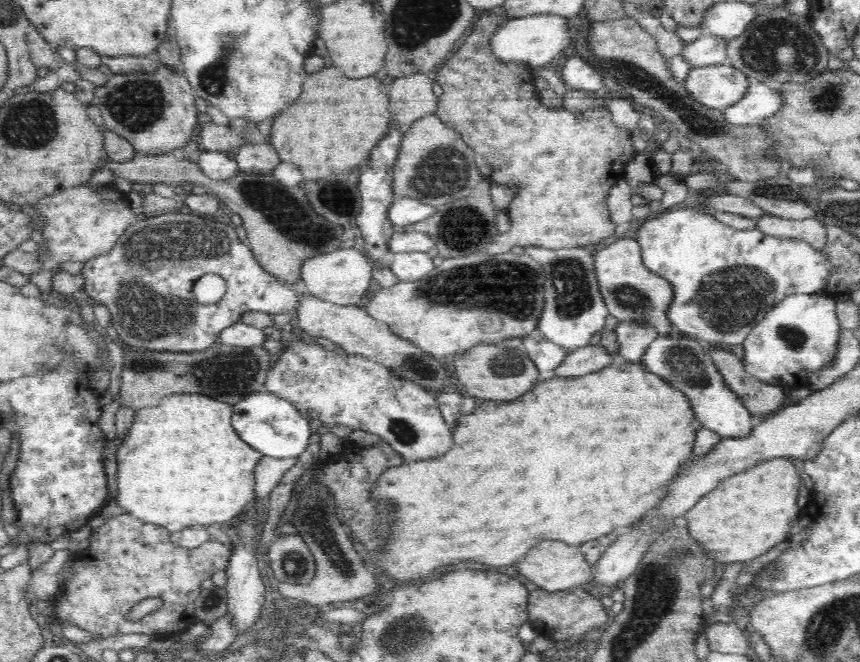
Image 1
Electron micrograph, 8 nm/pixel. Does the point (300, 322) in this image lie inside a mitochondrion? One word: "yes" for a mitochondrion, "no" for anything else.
no

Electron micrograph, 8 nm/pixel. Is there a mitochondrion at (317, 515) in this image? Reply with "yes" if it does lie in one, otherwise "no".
yes

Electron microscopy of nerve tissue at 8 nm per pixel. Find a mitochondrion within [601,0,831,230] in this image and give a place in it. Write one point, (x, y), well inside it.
(775, 46)

